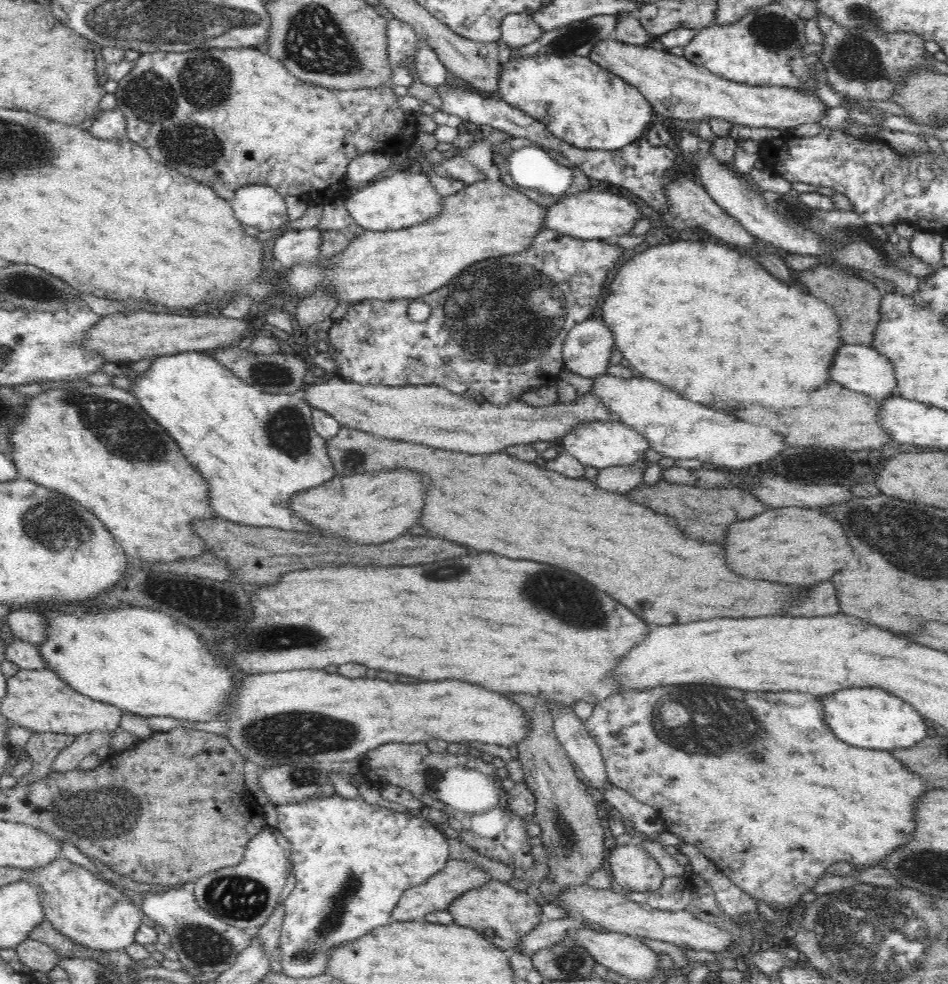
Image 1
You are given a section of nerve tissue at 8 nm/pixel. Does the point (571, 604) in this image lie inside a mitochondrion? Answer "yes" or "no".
yes

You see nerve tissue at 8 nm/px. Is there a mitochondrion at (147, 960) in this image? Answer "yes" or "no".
no

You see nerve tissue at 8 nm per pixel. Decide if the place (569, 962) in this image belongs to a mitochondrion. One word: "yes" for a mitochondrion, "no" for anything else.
yes

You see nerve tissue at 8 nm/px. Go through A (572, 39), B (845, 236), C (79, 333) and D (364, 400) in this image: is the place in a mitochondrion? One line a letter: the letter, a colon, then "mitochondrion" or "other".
A: mitochondrion
B: mitochondrion
C: other
D: other

